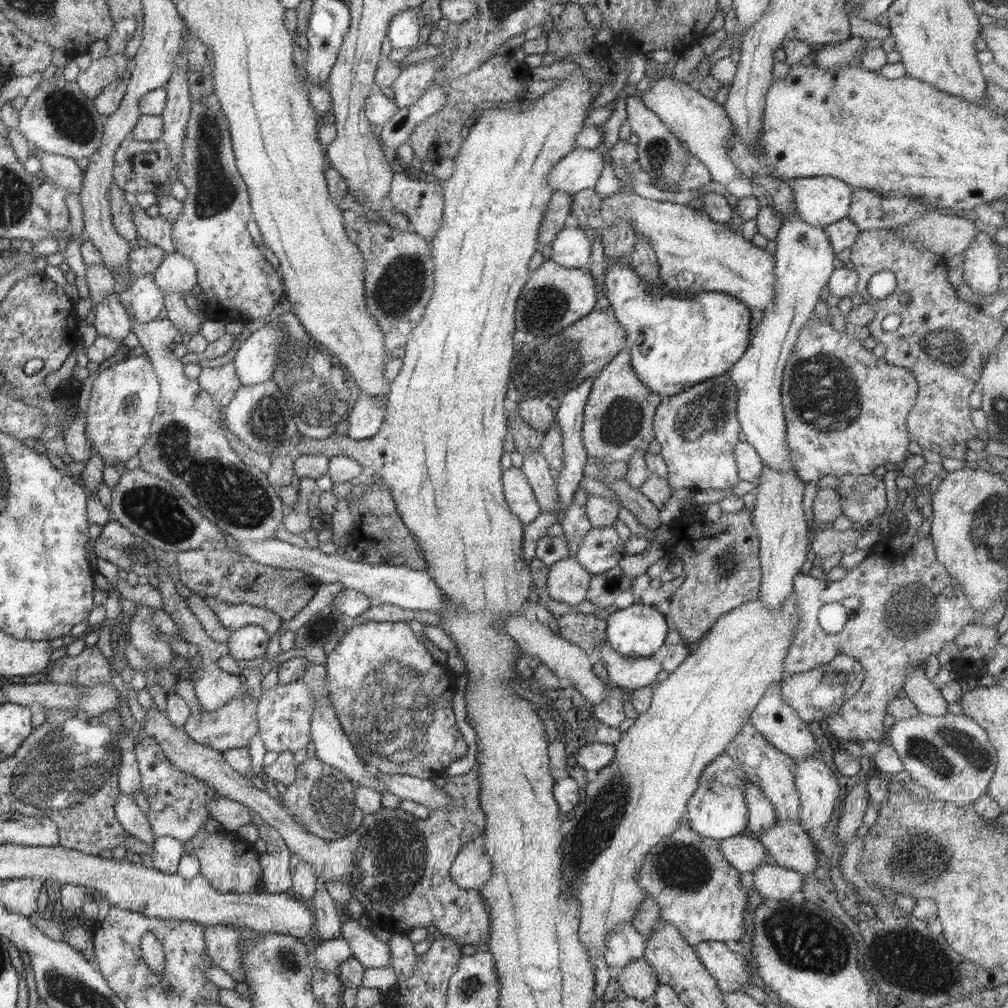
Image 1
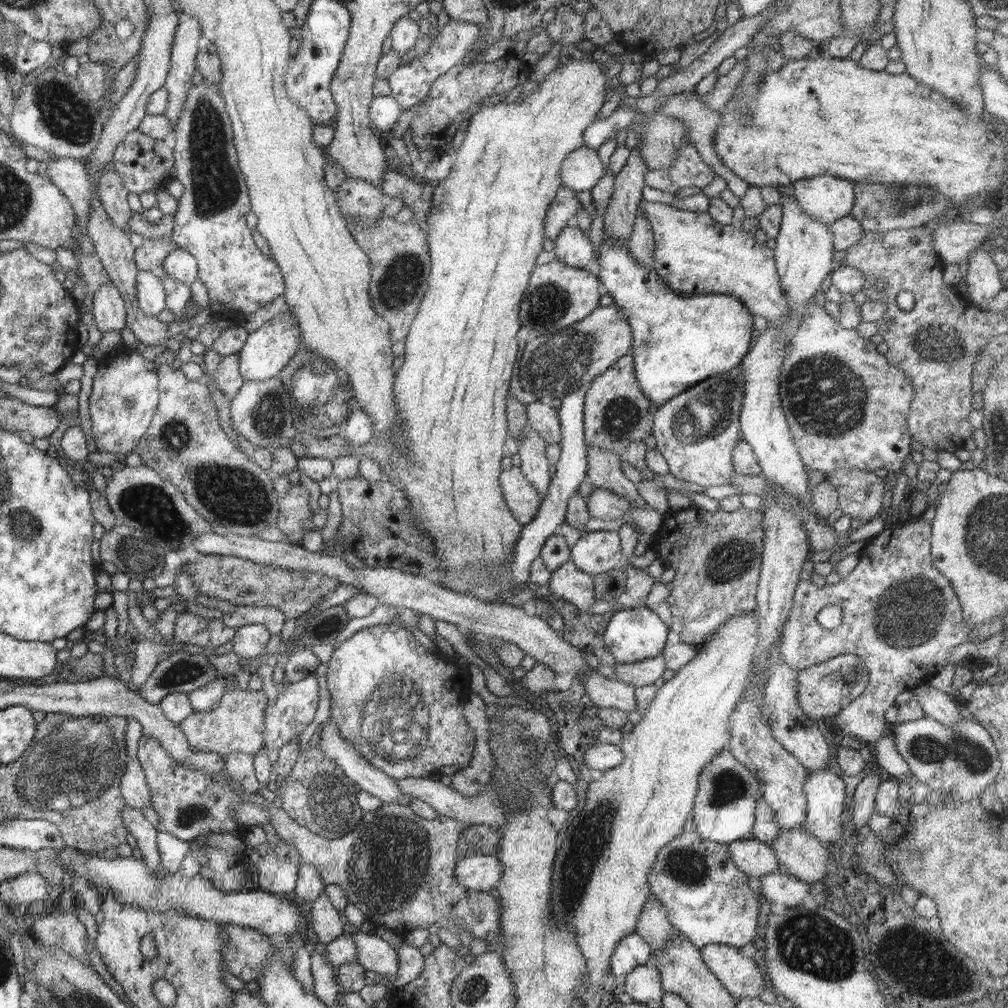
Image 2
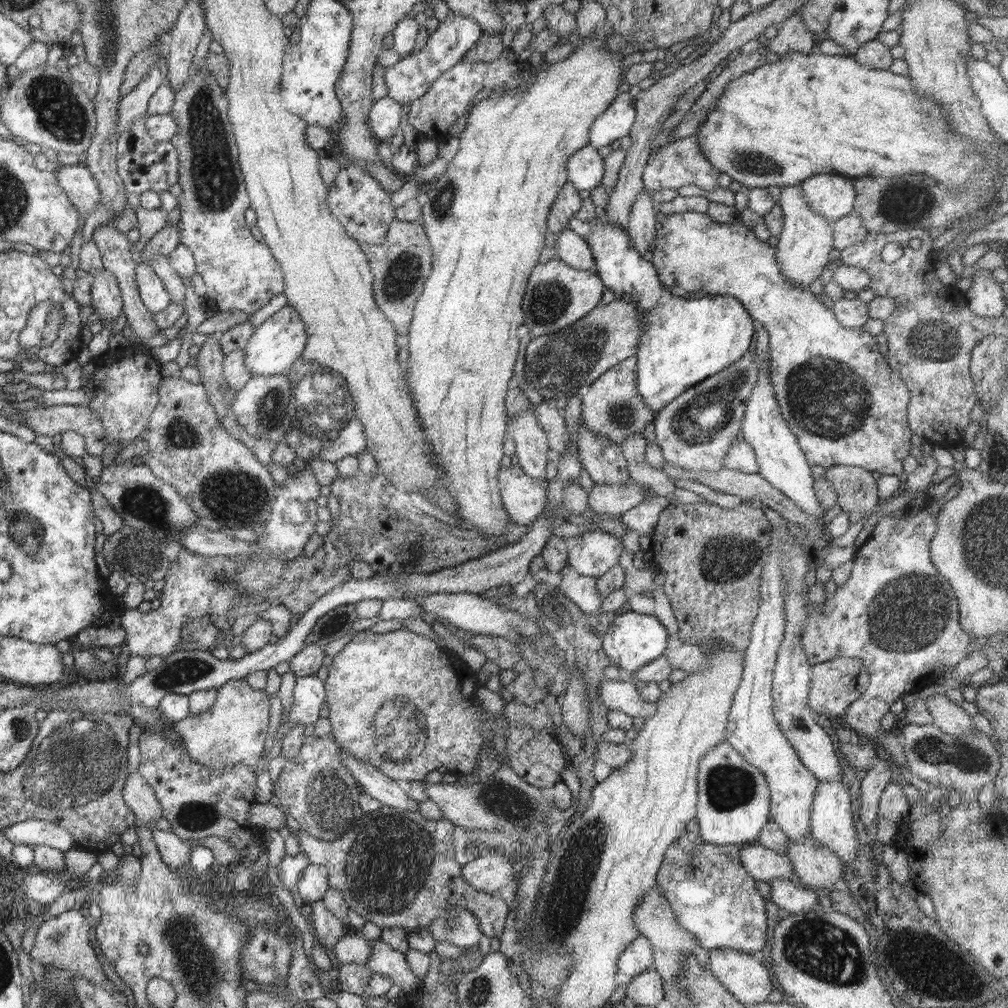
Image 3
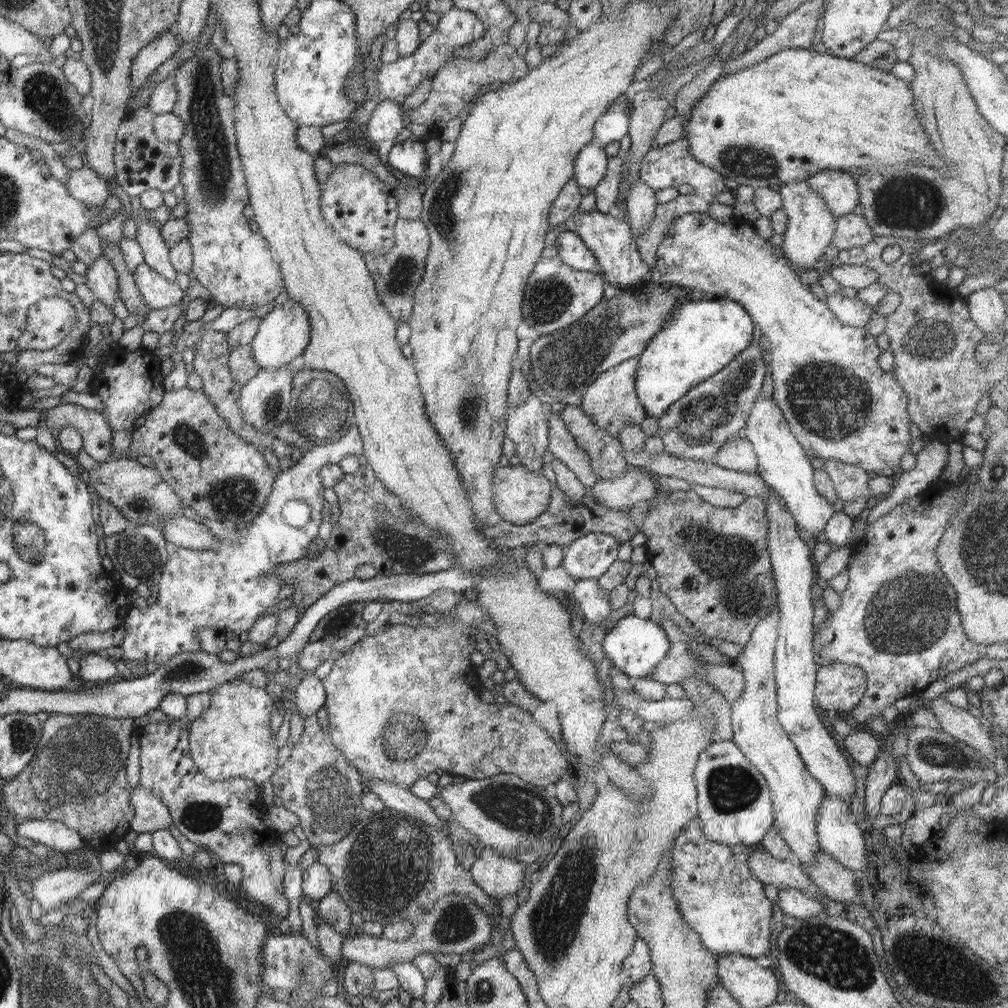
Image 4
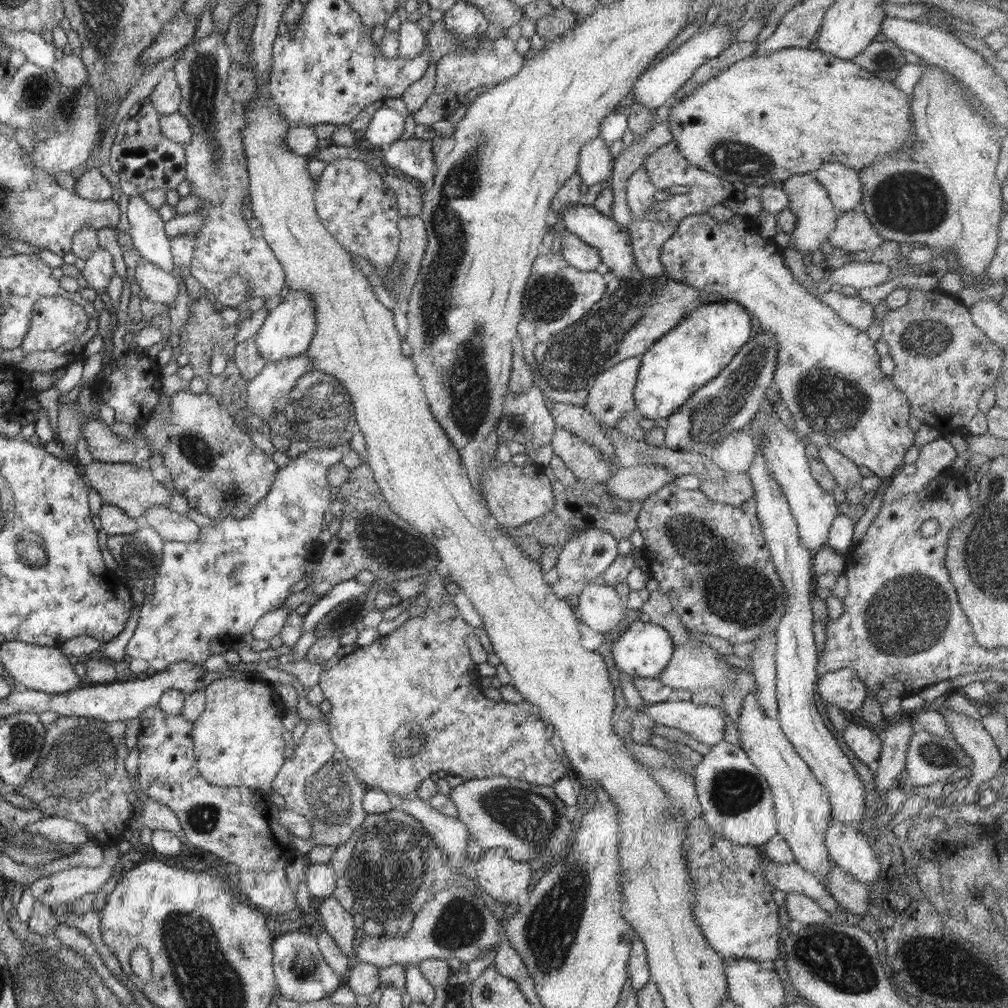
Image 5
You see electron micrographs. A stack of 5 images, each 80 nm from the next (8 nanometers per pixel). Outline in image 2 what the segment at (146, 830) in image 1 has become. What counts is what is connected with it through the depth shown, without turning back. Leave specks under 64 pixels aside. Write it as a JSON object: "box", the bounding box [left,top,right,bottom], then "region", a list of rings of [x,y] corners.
{"box":[122,805,167,875],"region":[[[126,805],[122,811],[122,820],[136,839],[136,846],[140,848],[145,863],[157,874],[166,875],[167,870],[161,864],[161,852],[157,847],[158,829],[144,817],[140,809]]]}

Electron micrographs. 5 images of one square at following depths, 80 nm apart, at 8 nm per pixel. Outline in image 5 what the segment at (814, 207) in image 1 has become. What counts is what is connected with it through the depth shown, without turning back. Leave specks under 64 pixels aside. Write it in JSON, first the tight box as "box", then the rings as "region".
{"box":[815,162,864,213],"region":[[[828,162],[815,170],[816,180],[828,193],[833,206],[841,213],[854,210],[861,203],[864,186],[859,173],[842,163]]]}

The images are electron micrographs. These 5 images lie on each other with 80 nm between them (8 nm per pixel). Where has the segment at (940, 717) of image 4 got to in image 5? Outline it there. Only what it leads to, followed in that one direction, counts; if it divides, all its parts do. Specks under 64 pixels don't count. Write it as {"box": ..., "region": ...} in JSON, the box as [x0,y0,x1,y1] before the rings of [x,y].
{"box":[942,707,1005,804],"region":[[[950,707],[942,712],[944,720],[948,725],[949,731],[953,738],[960,744],[960,748],[967,752],[967,755],[971,758],[972,767],[968,779],[970,780],[968,785],[960,790],[957,790],[951,796],[952,803],[955,804],[972,804],[976,803],[976,789],[984,781],[990,780],[999,774],[999,769],[1005,761],[1002,759],[994,740],[991,738],[990,733],[986,731],[981,720],[975,720],[970,716],[963,713],[958,713]]]}

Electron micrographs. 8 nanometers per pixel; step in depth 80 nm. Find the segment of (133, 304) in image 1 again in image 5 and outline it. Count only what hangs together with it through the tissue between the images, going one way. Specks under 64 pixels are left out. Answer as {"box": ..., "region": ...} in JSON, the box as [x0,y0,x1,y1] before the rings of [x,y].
{"box":[136,261,179,304],"region":[[[138,261],[136,265],[136,280],[146,299],[160,304],[174,304],[178,298],[179,280],[164,268],[158,268],[152,261]]]}

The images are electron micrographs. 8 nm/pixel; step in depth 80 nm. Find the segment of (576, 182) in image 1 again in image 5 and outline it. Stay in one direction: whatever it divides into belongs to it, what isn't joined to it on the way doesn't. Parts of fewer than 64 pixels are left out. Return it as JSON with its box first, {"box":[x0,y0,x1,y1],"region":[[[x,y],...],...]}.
{"box":[577,135,614,186],"region":[[[600,135],[586,143],[579,154],[577,173],[586,186],[608,181],[613,173],[614,158],[608,151],[610,143]]]}

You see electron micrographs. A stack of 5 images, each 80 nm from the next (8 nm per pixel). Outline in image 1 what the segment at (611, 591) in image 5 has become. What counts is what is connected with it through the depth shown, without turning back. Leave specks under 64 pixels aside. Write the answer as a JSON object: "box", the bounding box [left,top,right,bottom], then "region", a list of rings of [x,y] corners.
{"box":[545,557,591,607],"region":[[[568,557],[549,566],[545,588],[550,598],[575,607],[587,598],[591,576],[574,557]]]}

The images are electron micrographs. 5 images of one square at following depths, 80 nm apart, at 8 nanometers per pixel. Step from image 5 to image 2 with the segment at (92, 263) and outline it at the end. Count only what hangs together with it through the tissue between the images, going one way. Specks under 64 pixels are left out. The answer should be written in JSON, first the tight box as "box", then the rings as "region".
{"box":[92,282,127,332],"region":[[[109,282],[93,293],[92,312],[94,322],[100,332],[123,330],[127,326],[126,300],[118,287]]]}

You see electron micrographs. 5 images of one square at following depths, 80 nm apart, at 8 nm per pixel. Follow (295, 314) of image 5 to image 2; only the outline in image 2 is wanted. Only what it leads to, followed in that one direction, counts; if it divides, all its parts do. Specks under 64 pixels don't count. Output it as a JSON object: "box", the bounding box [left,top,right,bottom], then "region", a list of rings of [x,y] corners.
{"box":[238,310,301,382],"region":[[[288,310],[276,315],[247,336],[244,346],[238,352],[239,373],[245,382],[252,380],[262,382],[263,380],[278,377],[289,359],[294,358],[294,353],[300,348],[300,342],[301,327],[294,313]]]}

